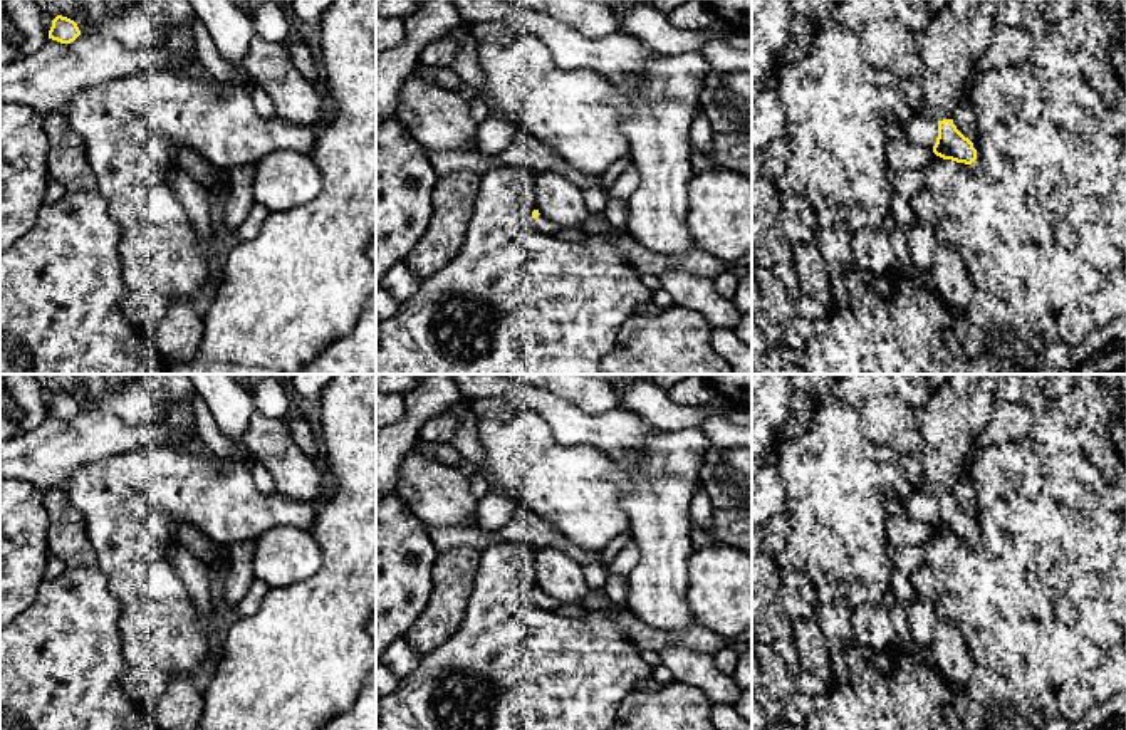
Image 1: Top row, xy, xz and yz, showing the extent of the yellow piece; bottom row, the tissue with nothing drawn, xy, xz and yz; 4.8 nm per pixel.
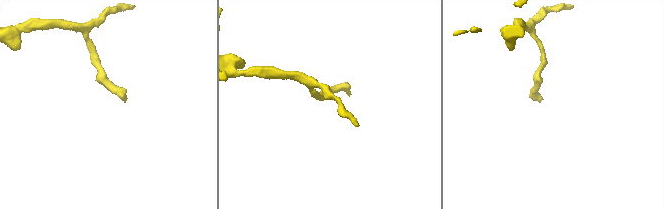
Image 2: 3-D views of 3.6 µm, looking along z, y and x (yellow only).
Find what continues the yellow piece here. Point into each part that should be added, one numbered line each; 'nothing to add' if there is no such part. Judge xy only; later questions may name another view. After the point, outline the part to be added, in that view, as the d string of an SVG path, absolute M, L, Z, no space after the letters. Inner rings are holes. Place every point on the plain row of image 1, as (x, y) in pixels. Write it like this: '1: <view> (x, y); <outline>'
nothing to add

